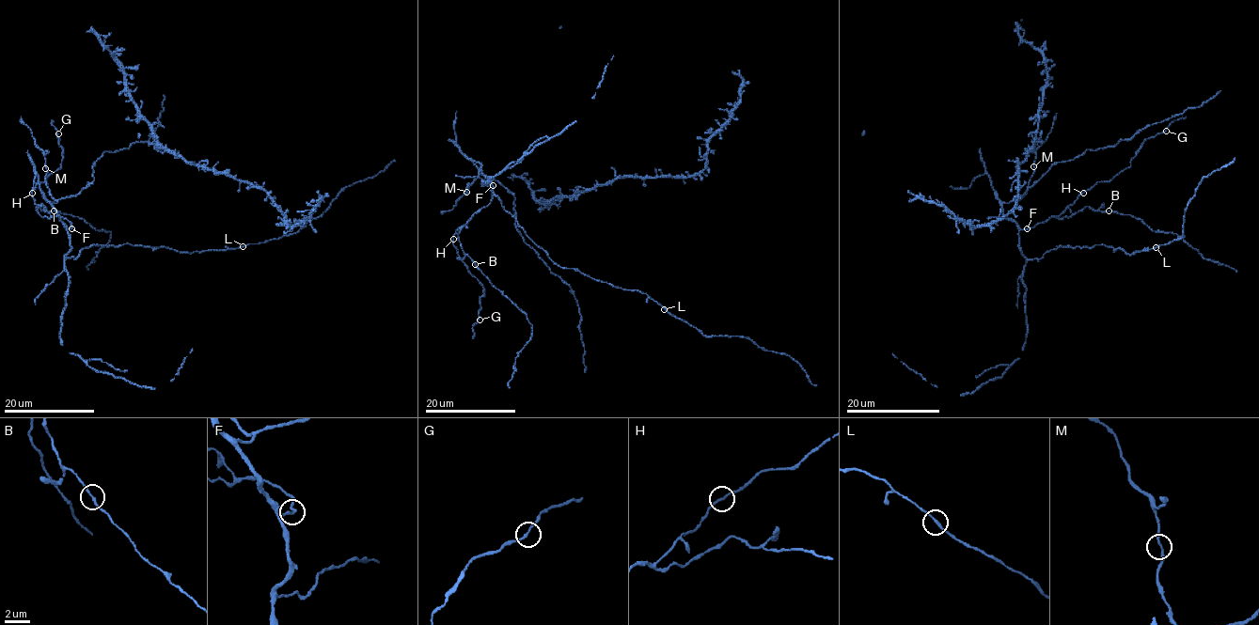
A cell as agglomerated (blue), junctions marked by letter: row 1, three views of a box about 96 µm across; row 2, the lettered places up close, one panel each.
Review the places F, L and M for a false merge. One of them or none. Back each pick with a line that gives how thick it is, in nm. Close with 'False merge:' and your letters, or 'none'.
False merge: none

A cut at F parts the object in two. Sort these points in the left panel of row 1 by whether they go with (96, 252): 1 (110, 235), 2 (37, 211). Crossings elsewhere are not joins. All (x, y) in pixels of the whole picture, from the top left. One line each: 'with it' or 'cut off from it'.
1: with it
2: with it

